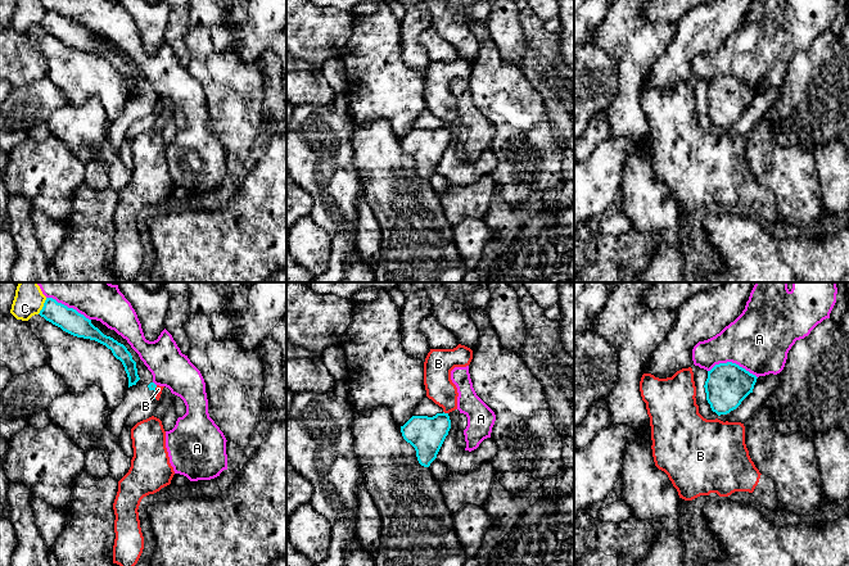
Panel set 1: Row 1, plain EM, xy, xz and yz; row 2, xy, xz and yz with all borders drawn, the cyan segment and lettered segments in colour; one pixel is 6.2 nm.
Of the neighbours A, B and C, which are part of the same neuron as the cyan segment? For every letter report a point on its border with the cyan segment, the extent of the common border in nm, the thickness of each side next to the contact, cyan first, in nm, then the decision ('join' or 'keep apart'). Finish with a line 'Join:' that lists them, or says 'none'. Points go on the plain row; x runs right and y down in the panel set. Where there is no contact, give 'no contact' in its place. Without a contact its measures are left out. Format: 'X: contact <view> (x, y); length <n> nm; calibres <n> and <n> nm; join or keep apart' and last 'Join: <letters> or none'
A: contact yz (731, 75); length 320 nm; calibres 280 and 400 nm; keep apart
B: contact xz (446, 126); length 40 nm; calibres 220 and 180 nm; keep apart
C: contact xy (44, 18); length 120 nm; calibres 150 and 180 nm; keep apart
Join: none

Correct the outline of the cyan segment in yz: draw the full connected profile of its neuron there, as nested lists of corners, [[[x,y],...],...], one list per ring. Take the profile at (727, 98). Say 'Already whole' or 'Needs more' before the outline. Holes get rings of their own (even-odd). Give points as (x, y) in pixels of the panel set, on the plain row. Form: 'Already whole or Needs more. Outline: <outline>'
Already whole. Outline: [[[736,76],[715,77],[704,98],[712,123],[721,128],[736,122],[753,105],[757,91]]]

